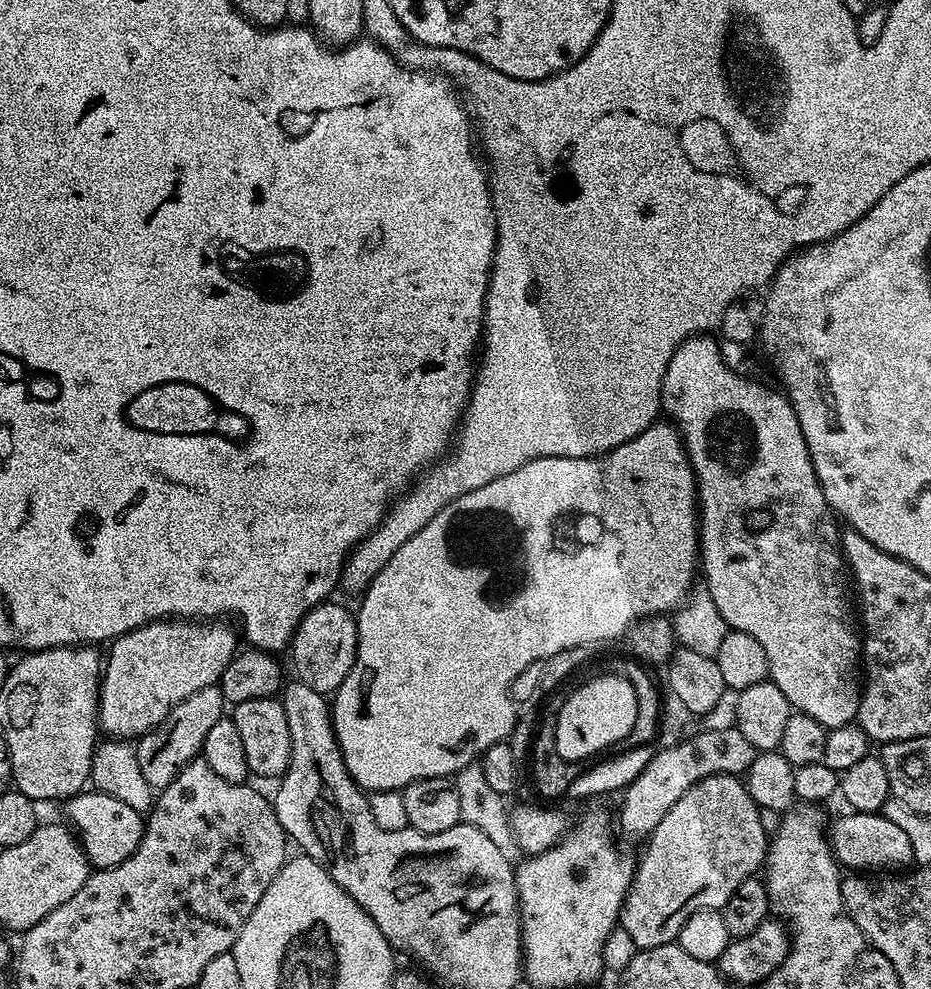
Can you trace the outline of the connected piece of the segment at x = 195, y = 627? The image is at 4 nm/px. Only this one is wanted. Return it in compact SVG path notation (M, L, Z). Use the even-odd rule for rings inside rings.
M169 618L155 620L153 624L144 624L124 636L111 641L112 648L106 652L102 664L100 678L100 715L98 728L108 738L139 738L145 736L151 728L157 728L178 706L178 702L186 702L190 694L198 694L206 686L216 684L222 670L235 658L238 645L238 634L227 628L224 622L201 622L196 618Z

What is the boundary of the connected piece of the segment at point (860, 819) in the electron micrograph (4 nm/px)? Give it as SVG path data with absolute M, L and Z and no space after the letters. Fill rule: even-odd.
M849 811L847 815L830 828L832 853L837 864L864 874L896 874L903 869L900 868L903 864L913 863L912 840L906 838L898 822L890 822L890 818L880 812Z

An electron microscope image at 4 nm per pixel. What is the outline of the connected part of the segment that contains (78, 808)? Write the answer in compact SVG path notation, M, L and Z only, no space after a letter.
M97 790L77 792L63 801L62 808L63 819L74 829L93 869L113 868L126 862L138 850L144 837L146 820L142 813L110 794Z

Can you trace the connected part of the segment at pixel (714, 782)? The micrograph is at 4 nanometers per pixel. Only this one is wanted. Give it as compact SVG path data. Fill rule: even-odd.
M707 776L690 786L690 790L670 806L662 822L658 822L643 845L644 853L638 856L636 873L624 899L624 908L620 911L622 932L624 928L637 949L673 943L682 926L686 926L686 918L690 918L690 914L707 908L723 909L730 894L734 894L746 878L761 871L764 857L768 855L770 836L767 831L764 833L760 816L761 809L756 807L745 781L735 776Z

